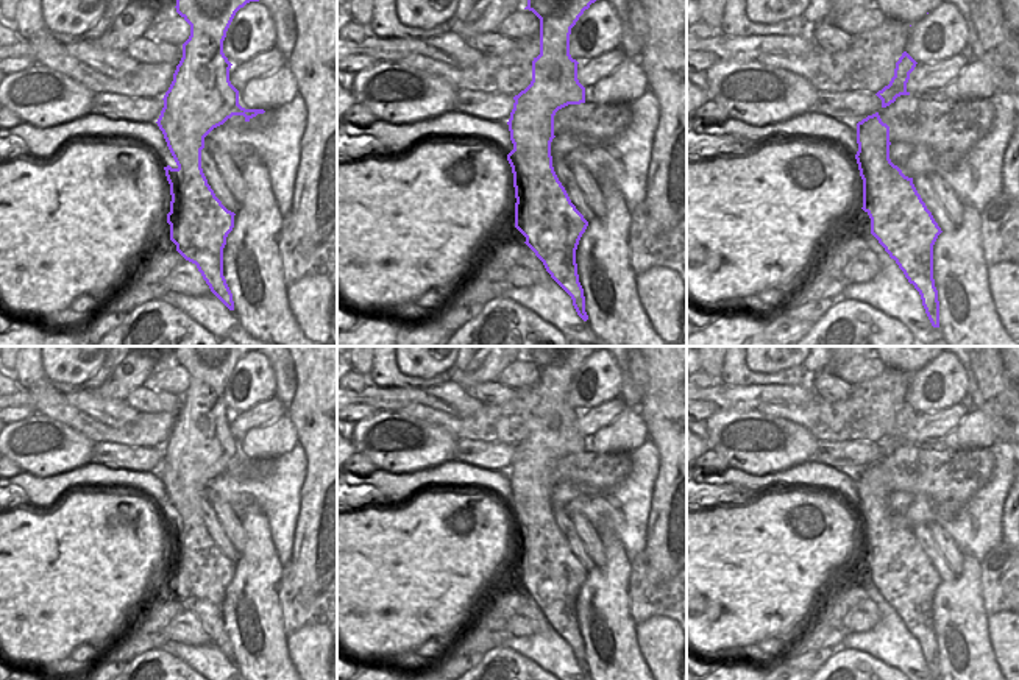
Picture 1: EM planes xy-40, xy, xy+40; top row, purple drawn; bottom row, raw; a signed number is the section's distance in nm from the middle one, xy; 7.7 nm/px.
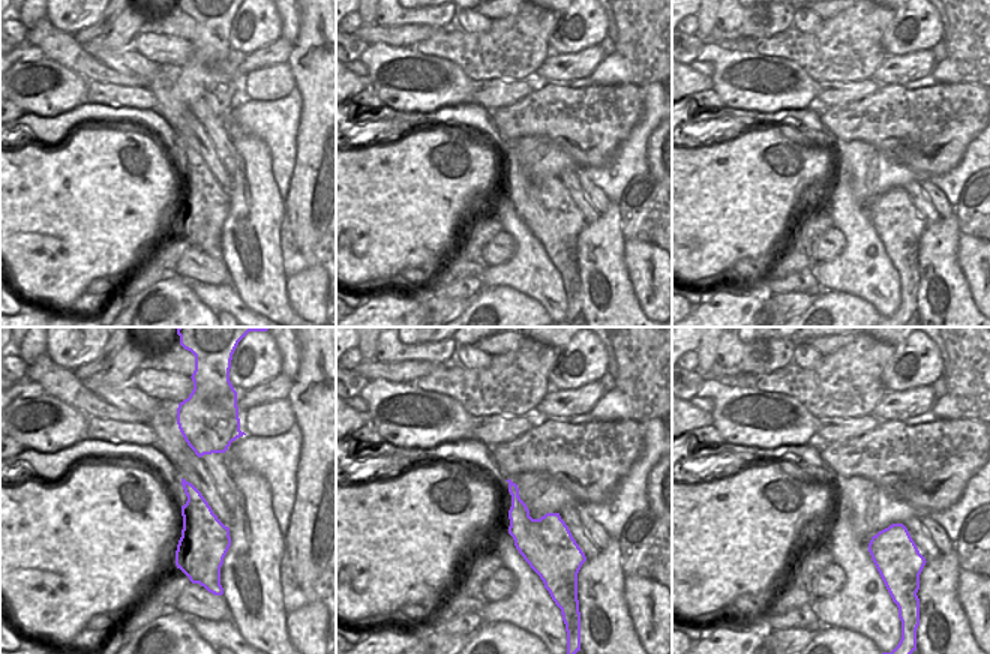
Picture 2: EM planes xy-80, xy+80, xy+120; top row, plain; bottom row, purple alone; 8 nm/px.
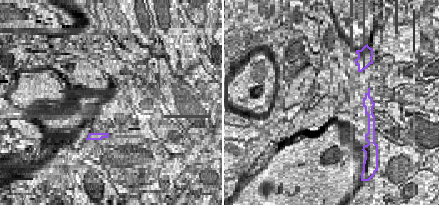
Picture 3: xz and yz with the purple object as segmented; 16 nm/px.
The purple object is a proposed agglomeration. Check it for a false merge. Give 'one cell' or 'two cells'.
one cell

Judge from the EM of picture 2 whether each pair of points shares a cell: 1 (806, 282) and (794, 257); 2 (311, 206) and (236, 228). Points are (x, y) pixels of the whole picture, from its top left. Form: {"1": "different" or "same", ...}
{"1": "different", "2": "different"}

